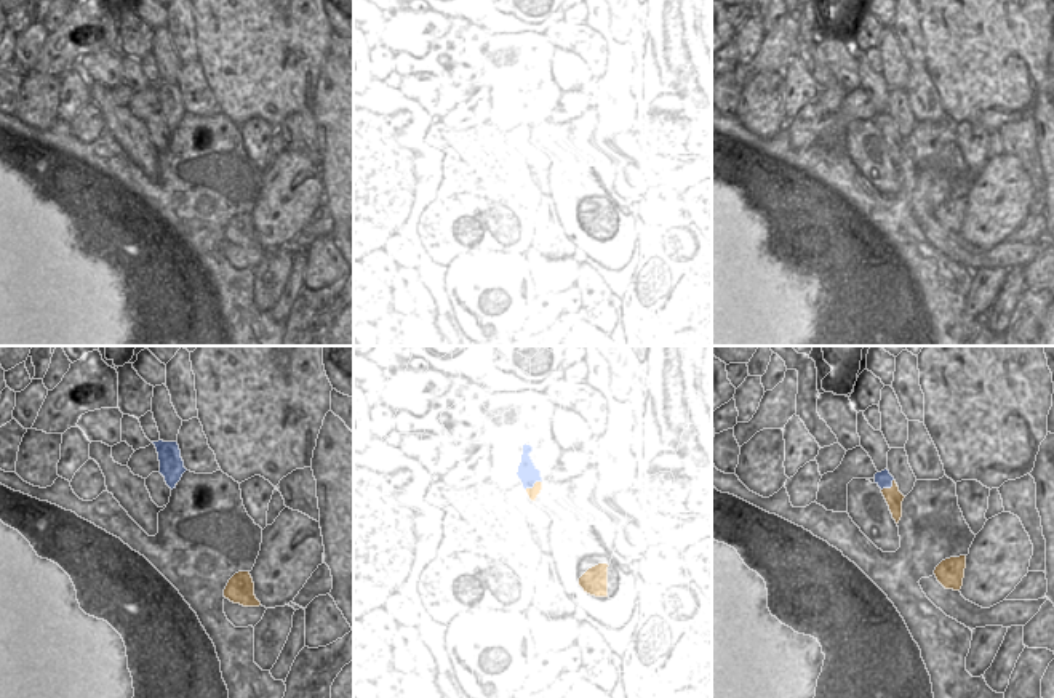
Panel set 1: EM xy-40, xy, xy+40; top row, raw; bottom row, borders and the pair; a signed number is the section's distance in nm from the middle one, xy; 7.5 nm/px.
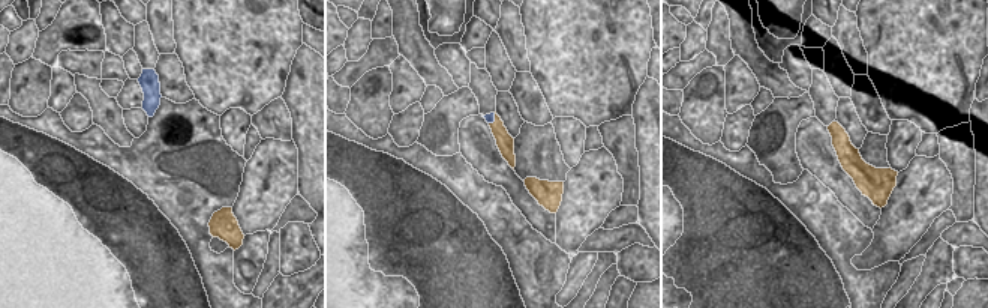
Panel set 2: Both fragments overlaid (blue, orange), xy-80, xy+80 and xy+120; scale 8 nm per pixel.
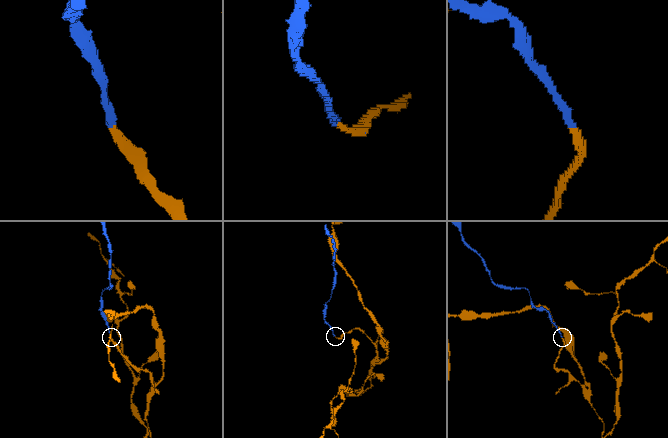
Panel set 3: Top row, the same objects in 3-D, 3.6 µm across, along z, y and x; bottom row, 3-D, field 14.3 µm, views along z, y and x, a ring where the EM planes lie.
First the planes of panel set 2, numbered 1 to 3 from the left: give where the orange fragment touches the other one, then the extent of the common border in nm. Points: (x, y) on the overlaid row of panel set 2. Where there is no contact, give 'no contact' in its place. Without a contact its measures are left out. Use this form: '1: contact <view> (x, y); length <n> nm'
1: no contact
2: contact xy+80 (494, 119); length 110 nm
3: no contact

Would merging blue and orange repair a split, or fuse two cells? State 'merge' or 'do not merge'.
do not merge

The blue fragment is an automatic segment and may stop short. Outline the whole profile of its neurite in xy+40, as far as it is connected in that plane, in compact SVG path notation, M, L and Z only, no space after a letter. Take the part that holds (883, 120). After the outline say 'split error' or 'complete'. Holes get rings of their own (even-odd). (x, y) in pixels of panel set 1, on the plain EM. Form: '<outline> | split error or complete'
M891 90L888 93L888 109L875 115L875 125L883 130L891 130L897 125L899 133L907 138L916 123L916 118L908 106L905 90Z | split error

